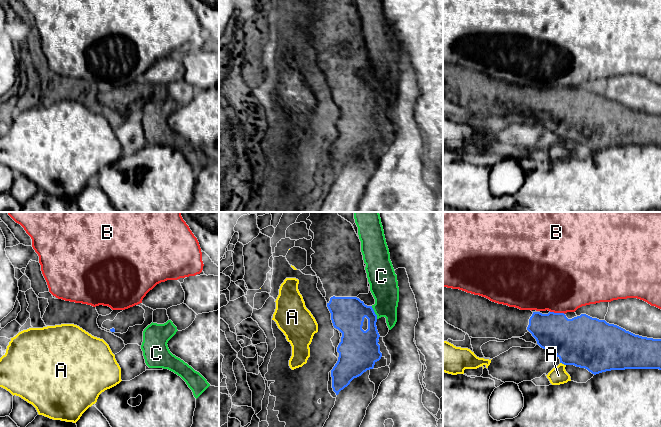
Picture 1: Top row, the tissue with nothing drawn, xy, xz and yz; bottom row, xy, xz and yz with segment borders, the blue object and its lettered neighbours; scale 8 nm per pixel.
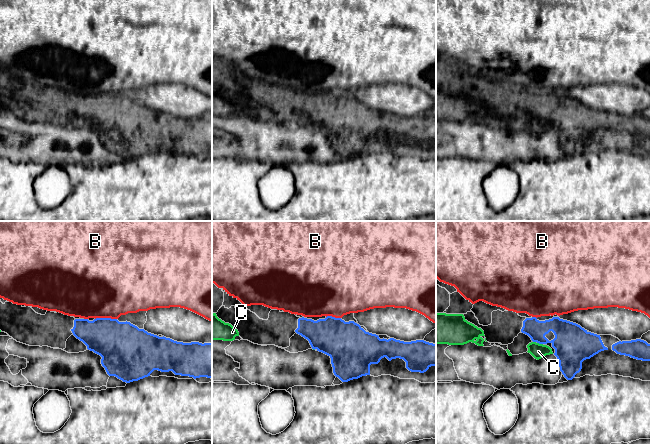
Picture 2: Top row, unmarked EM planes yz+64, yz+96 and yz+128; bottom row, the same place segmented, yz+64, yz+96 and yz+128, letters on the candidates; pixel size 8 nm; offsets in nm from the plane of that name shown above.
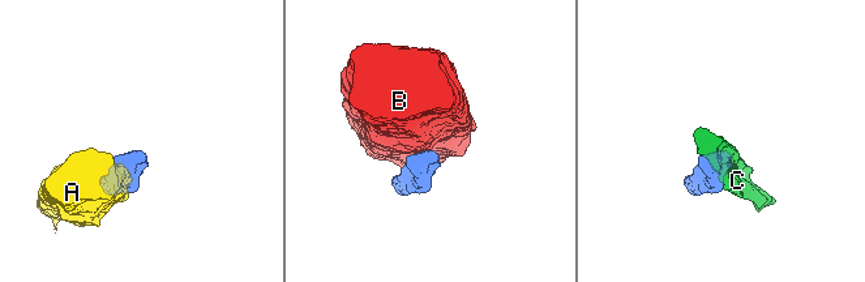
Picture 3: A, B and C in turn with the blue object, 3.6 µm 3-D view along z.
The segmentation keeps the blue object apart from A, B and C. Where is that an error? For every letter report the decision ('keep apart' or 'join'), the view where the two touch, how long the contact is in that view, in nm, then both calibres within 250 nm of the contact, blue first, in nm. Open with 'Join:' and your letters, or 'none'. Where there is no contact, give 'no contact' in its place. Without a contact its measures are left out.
Join: none
A: keep apart; contact in yz; length 50 nm; calibres 420 and 140 nm
B: keep apart; contact in yz; length 120 nm; calibres 340 and 500 nm
C: keep apart; contact in xz; length 120 nm; calibres 280 and 220 nm

